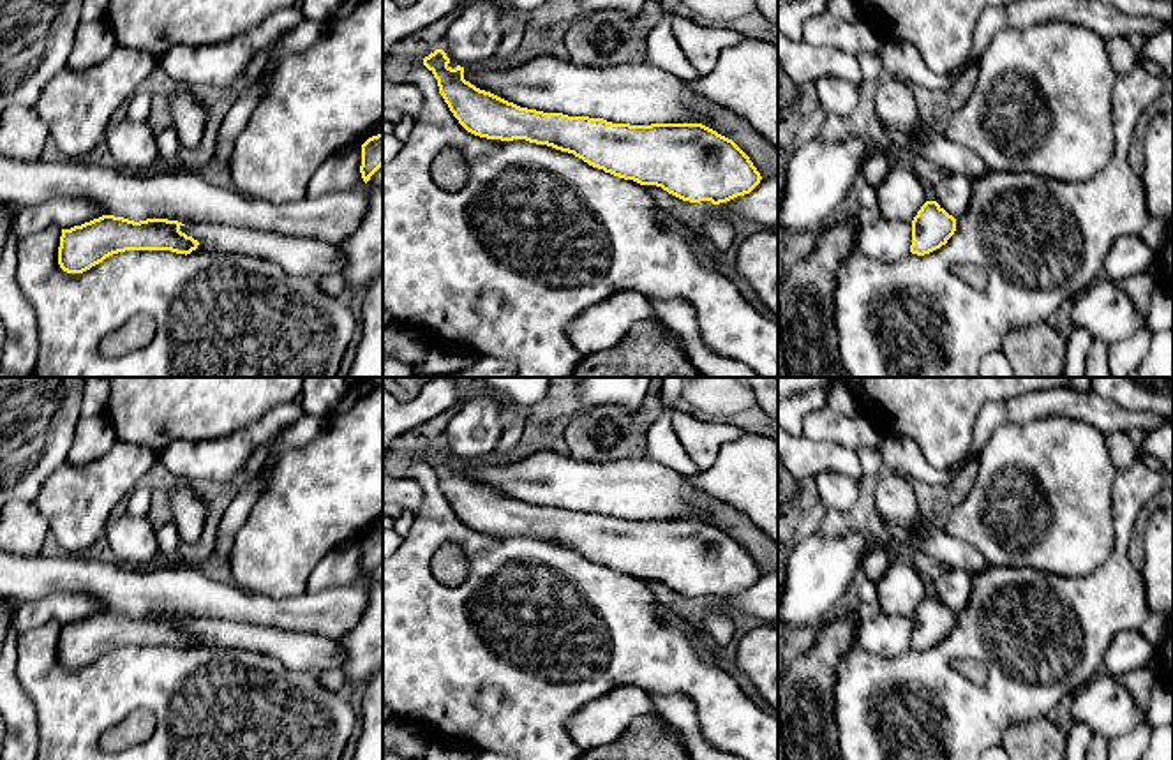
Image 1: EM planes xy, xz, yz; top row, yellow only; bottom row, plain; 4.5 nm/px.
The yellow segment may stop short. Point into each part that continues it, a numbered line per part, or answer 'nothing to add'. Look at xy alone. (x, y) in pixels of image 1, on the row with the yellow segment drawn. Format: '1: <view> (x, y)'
nothing to add

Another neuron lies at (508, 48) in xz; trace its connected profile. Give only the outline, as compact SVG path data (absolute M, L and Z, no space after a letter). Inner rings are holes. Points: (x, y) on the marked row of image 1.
M519 23L512 32L504 34L497 46L492 63L504 65L504 63L515 62L515 58L519 56L526 30L527 28L522 23Z

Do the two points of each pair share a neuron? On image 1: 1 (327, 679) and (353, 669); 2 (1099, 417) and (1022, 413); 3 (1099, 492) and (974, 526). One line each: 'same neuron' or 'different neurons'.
1: different neurons
2: same neuron
3: same neuron

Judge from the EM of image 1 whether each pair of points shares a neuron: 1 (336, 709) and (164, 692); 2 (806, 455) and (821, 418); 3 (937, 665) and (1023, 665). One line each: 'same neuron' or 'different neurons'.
1: same neuron
2: different neurons
3: same neuron

